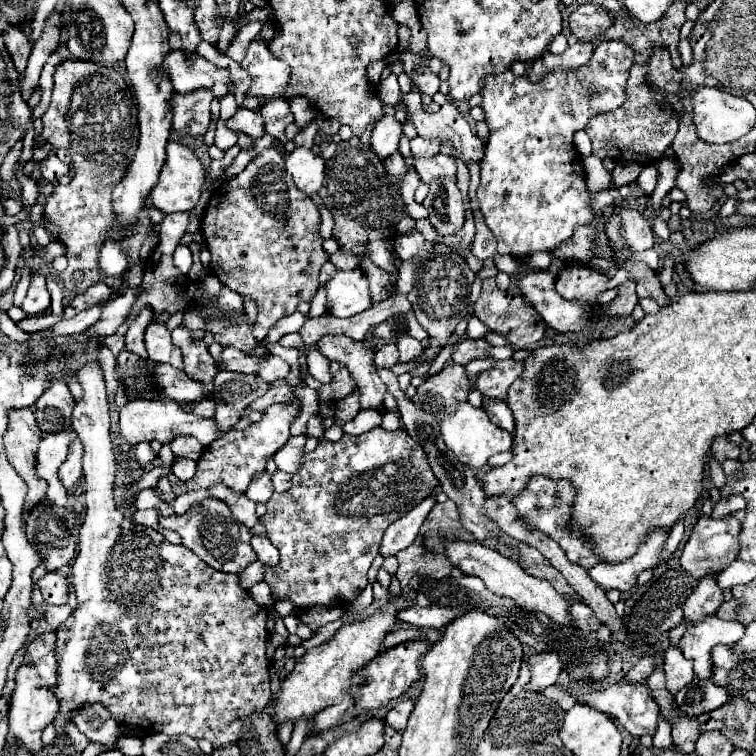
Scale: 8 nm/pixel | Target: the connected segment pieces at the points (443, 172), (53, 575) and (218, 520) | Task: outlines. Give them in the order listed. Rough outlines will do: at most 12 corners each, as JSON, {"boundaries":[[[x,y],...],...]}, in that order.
{"boundaries":[[[444,154],[414,156],[424,184],[440,176],[456,178],[456,164]],[[46,572],[36,586],[48,604],[68,600],[68,578]],[[218,498],[162,516],[188,550],[216,570],[256,562],[250,530]]]}

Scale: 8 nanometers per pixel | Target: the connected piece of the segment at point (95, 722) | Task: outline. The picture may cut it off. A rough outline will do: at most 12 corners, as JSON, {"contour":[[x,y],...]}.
{"contour":[[100,702],[72,712],[90,742],[114,748],[120,724]]}

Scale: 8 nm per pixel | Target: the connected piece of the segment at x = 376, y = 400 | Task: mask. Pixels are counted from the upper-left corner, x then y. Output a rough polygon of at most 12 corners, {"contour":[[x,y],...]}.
{"contour":[[324,336],[318,350],[348,368],[362,410],[382,410],[386,384],[374,352],[348,336]]}

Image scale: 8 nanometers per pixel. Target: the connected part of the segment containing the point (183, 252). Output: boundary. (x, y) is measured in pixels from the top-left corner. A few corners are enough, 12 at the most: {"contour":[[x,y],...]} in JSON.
{"contour":[[178,246],[174,264],[182,274],[192,266],[192,252],[188,246]]}

